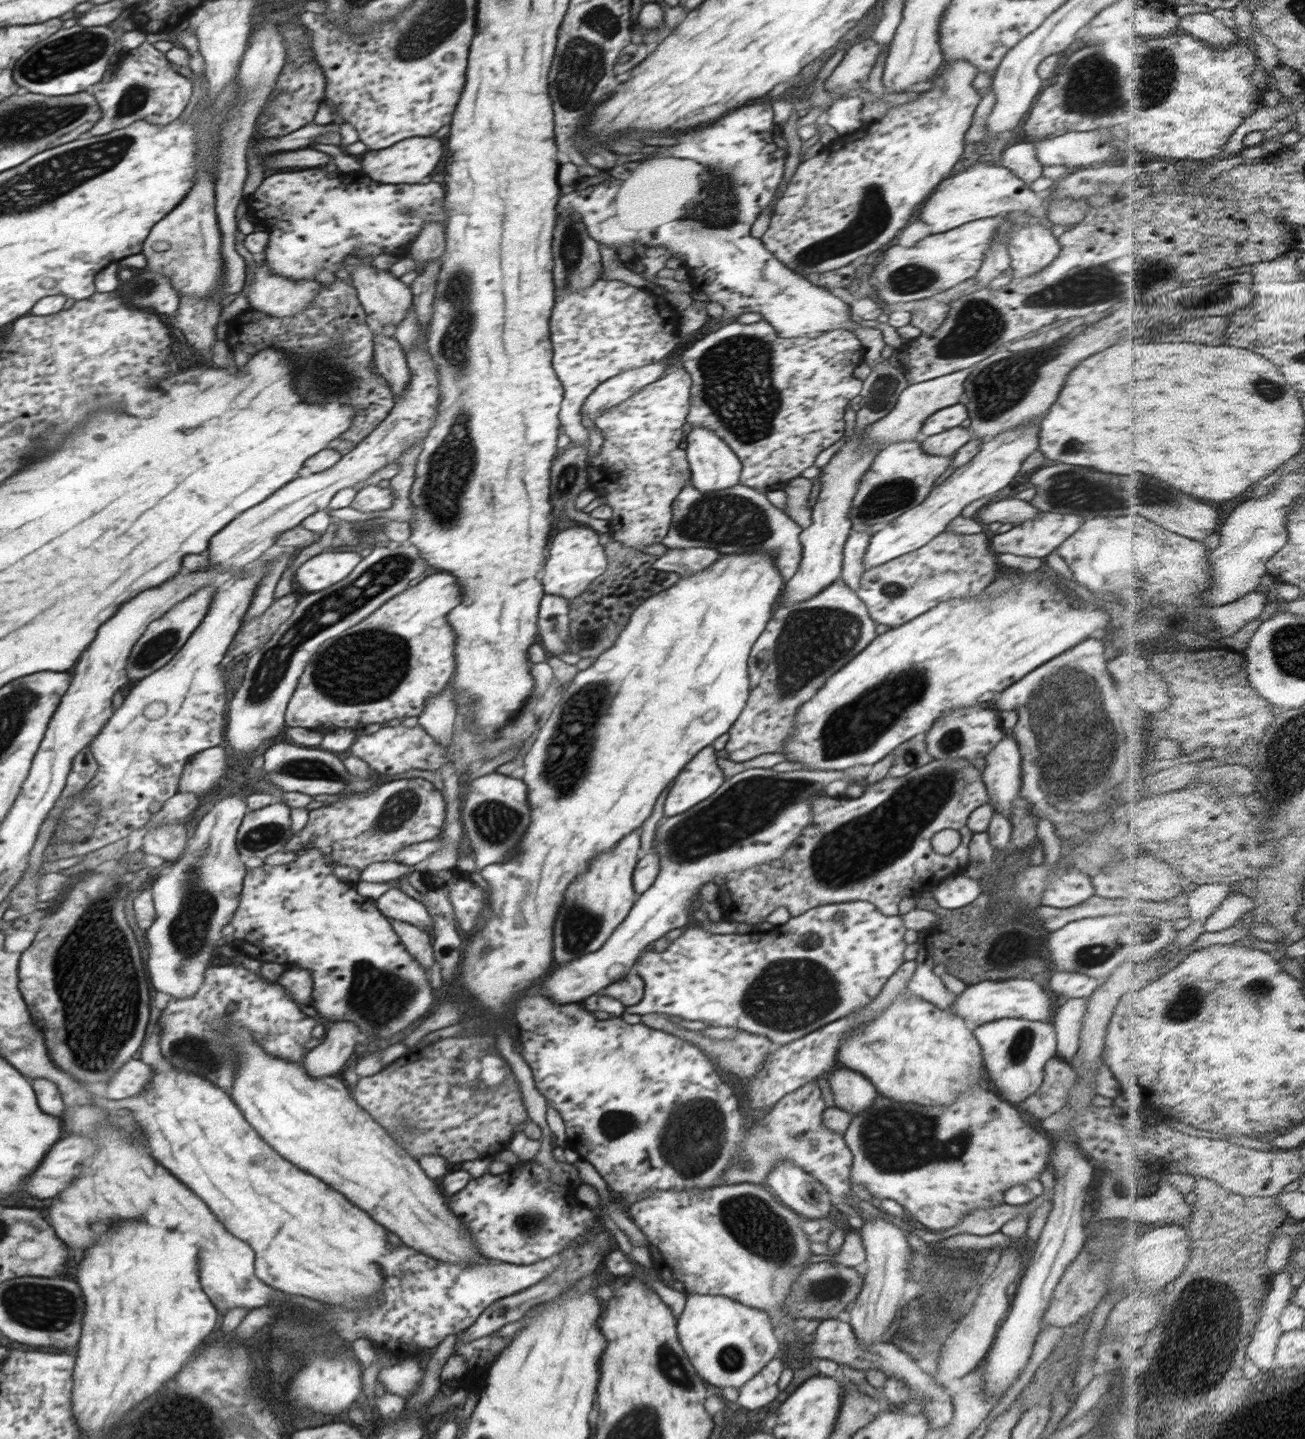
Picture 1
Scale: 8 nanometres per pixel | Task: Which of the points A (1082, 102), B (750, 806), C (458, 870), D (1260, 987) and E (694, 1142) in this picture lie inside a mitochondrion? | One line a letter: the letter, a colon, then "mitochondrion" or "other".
A: mitochondrion
B: mitochondrion
C: other
D: mitochondrion
E: mitochondrion

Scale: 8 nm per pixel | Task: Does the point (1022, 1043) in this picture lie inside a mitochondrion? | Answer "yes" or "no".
yes

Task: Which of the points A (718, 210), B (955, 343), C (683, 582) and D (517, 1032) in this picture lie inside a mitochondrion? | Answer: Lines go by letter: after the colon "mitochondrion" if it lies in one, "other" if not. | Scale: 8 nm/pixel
A: mitochondrion
B: mitochondrion
C: other
D: other

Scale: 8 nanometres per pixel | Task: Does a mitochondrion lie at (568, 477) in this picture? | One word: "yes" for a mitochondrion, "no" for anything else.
yes

